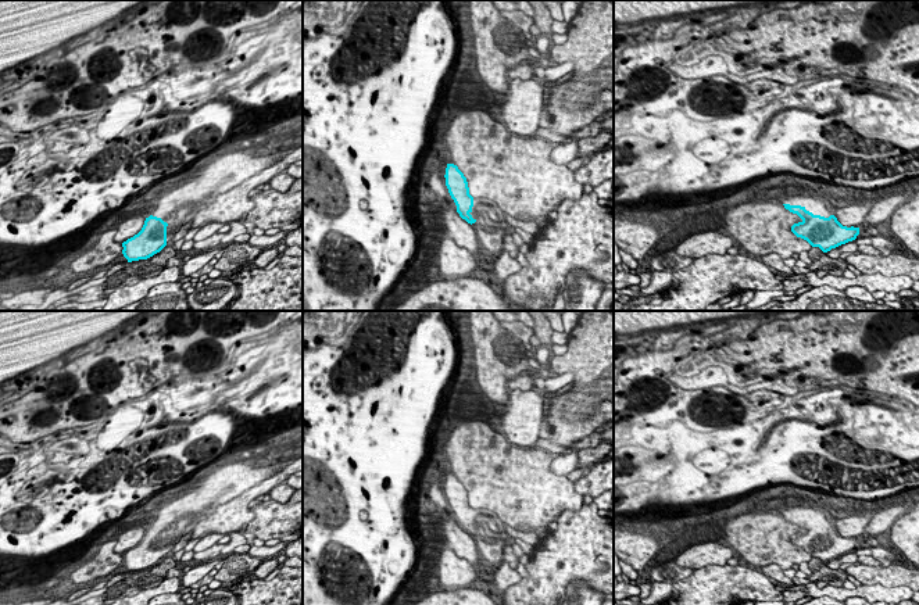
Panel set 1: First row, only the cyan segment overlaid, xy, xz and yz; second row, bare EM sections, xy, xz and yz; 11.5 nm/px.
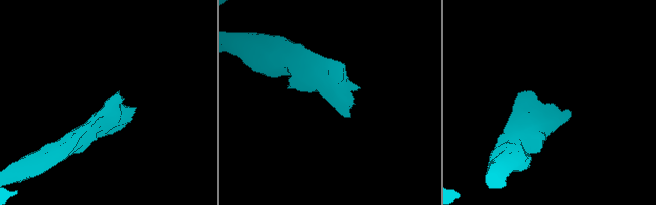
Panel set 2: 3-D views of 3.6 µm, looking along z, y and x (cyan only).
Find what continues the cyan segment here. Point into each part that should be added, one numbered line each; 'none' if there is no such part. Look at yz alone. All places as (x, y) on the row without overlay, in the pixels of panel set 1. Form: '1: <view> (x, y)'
1: yz (815, 516)

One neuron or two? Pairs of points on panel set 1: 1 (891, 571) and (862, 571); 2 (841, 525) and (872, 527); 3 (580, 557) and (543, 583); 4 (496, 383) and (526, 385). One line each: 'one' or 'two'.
1: one
2: two
3: one
4: two

